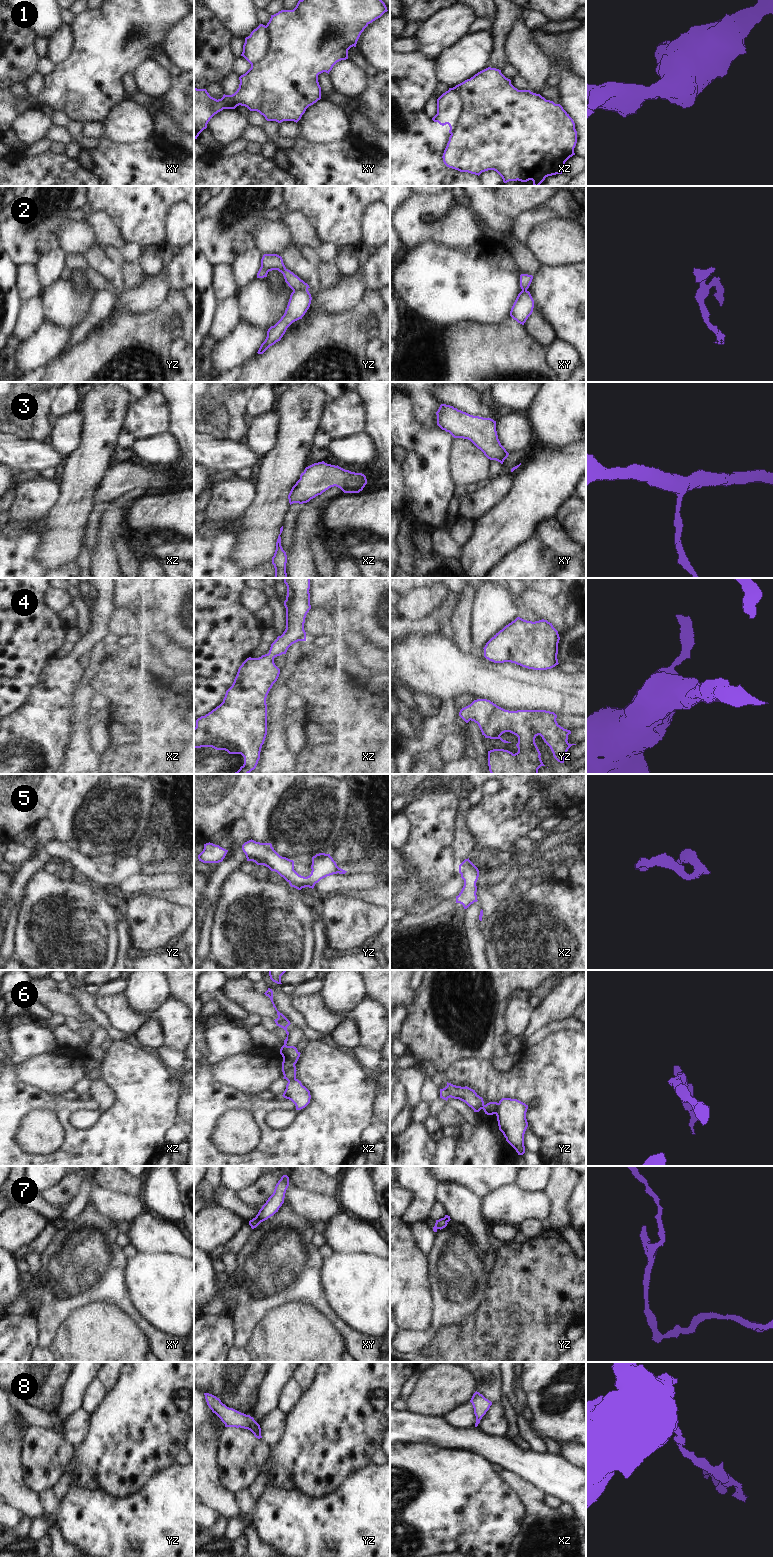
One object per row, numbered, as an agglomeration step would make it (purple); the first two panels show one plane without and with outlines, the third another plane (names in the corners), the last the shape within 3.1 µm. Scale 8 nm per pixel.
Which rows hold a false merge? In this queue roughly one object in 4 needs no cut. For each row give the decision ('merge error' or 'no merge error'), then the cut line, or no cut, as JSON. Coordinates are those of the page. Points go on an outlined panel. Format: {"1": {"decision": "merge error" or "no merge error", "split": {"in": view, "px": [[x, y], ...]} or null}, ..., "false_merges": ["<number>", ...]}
{"1": {"decision": "merge error", "split": {"in": "xz", "px": [[452, 88], [459, 96], [461, 111], [451, 134]]}}, "2": {"decision": "merge error", "split": {"in": "yz", "px": [[307, 288], [298, 288], [293, 291]]}}, "3": {"decision": "no merge error", "split": null}, "4": {"decision": "no merge error", "split": null}, "5": {"decision": "no merge error", "split": null}, "6": {"decision": "merge error", "split": {"in": "yz", "px": [[498, 1103], [498, 1108], [494, 1113]]}}, "7": {"decision": "merge error", "split": {"in": "xy", "px": [[253, 1218], [260, 1222]]}}, "8": {"decision": "no merge error", "split": null}, "false_merges": ["1", "2", "6", "7"]}

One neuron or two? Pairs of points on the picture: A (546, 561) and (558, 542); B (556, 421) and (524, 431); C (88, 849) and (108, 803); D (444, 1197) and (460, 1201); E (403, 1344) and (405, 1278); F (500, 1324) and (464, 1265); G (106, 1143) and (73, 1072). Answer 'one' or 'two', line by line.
A: two
B: two
C: one
D: one
E: two
F: two
G: two

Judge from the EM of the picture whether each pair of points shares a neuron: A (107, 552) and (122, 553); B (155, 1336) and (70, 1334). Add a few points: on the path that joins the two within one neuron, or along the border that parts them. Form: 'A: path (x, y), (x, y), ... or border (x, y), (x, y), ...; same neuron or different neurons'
A: border (117, 536), (113, 546), (120, 567); different neurons
B: border (131, 1317), (143, 1331), (150, 1350); different neurons

